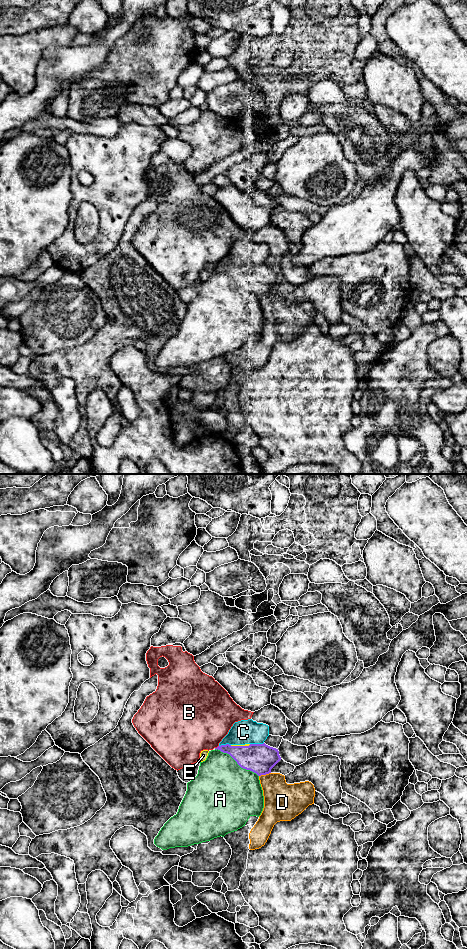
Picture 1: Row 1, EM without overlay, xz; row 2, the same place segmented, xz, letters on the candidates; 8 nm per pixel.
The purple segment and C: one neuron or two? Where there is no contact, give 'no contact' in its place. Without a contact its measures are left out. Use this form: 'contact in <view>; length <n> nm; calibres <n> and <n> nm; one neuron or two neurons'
contact in xz; length 110 nm; calibres 240 and 190 nm; two neurons

